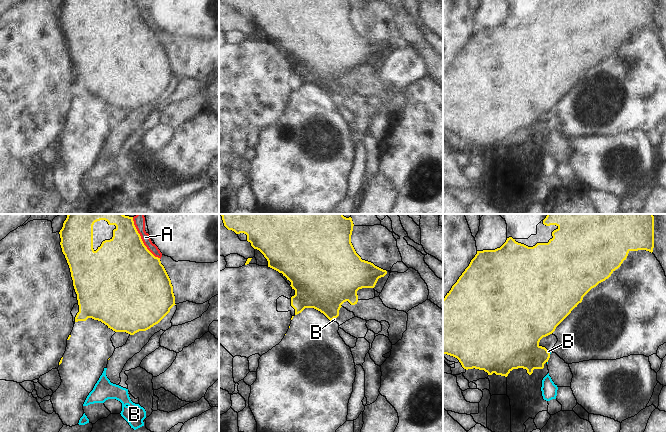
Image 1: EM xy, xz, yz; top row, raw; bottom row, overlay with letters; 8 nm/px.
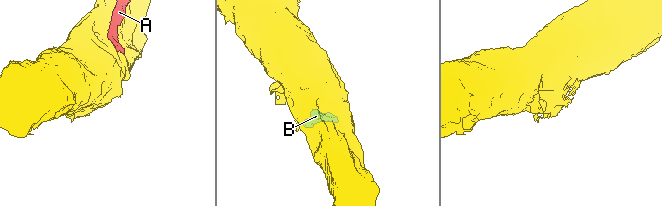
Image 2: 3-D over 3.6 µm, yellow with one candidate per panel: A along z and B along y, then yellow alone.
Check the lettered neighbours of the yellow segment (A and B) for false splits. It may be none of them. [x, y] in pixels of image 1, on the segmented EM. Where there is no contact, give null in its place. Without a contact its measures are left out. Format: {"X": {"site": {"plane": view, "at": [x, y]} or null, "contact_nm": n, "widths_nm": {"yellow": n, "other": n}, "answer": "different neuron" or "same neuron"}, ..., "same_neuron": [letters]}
{"A": {"site": {"plane": "xy", "at": [141, 239]}, "contact_nm": 400, "widths_nm": {"yellow": 460, "other": 100}, "answer": "different neuron"}, "B": {"site": {"plane": "xz", "at": [333, 318]}, "contact_nm": 40, "widths_nm": {"yellow": 380, "other": 20}, "answer": "different neuron"}, "same_neuron": []}

